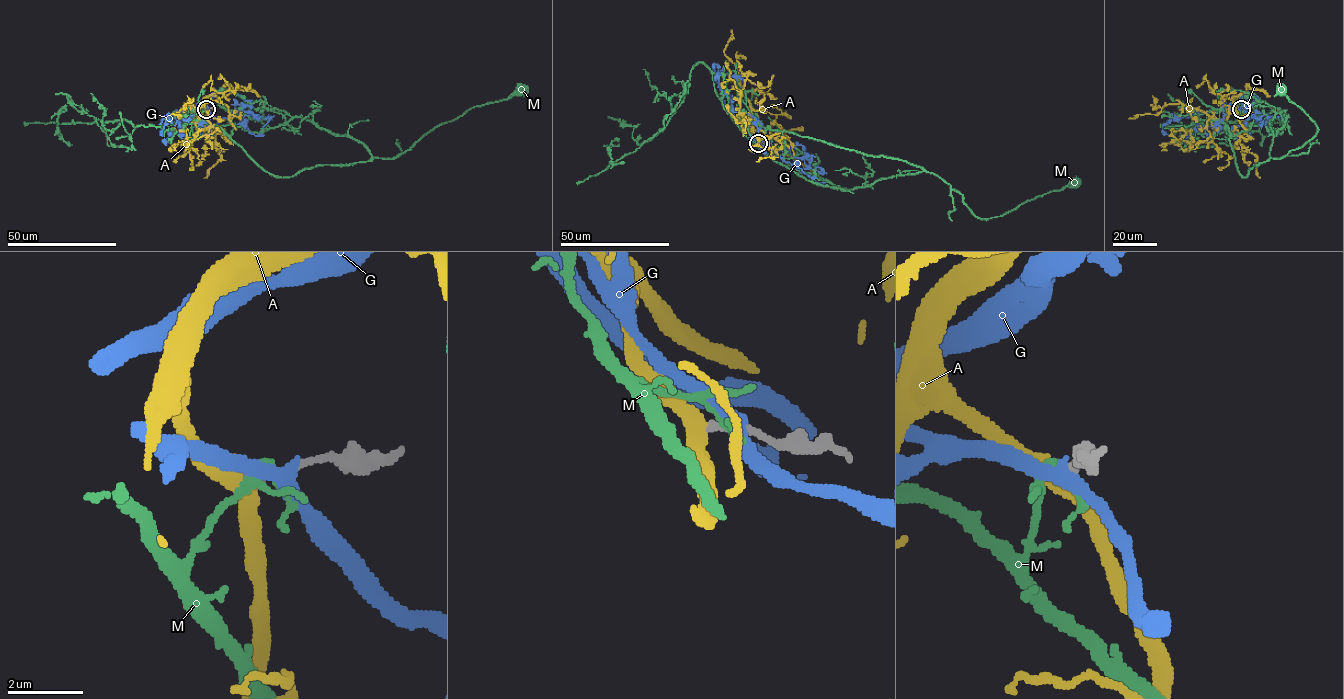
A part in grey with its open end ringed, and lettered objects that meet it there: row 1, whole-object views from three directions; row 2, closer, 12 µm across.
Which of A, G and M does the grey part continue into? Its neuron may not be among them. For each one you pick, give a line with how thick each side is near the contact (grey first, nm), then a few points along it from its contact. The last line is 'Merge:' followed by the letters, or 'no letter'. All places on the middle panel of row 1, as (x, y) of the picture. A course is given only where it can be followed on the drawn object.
A: Thickness 240 nm (grey) against 360 nm. Its course: (759, 143), (746, 128), (752, 117), (751, 107), (740, 84), (737, 67), (724, 52), (732, 36), (731, 30)
Merge: A

